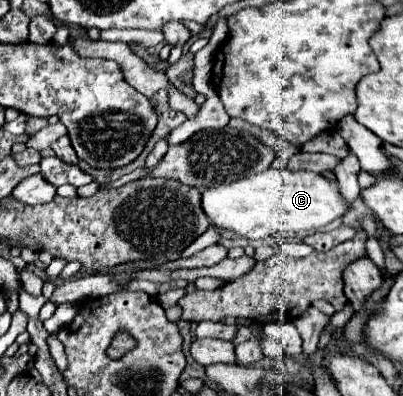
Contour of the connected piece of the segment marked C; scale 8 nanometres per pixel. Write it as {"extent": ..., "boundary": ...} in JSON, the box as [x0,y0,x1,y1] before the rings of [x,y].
{"extent":[202,167,346,239],"boundary":[[[274,167],[250,175],[250,177],[242,177],[232,181],[230,185],[222,183],[210,189],[202,191],[202,209],[206,213],[206,217],[210,219],[212,225],[216,227],[224,227],[234,231],[240,237],[246,239],[264,239],[268,235],[274,233],[298,233],[298,231],[318,231],[320,227],[328,225],[330,221],[334,221],[336,217],[342,217],[346,213],[346,205],[338,193],[338,185],[328,183],[322,175],[310,173],[310,171],[296,171],[290,173],[288,169],[278,171]]]}

